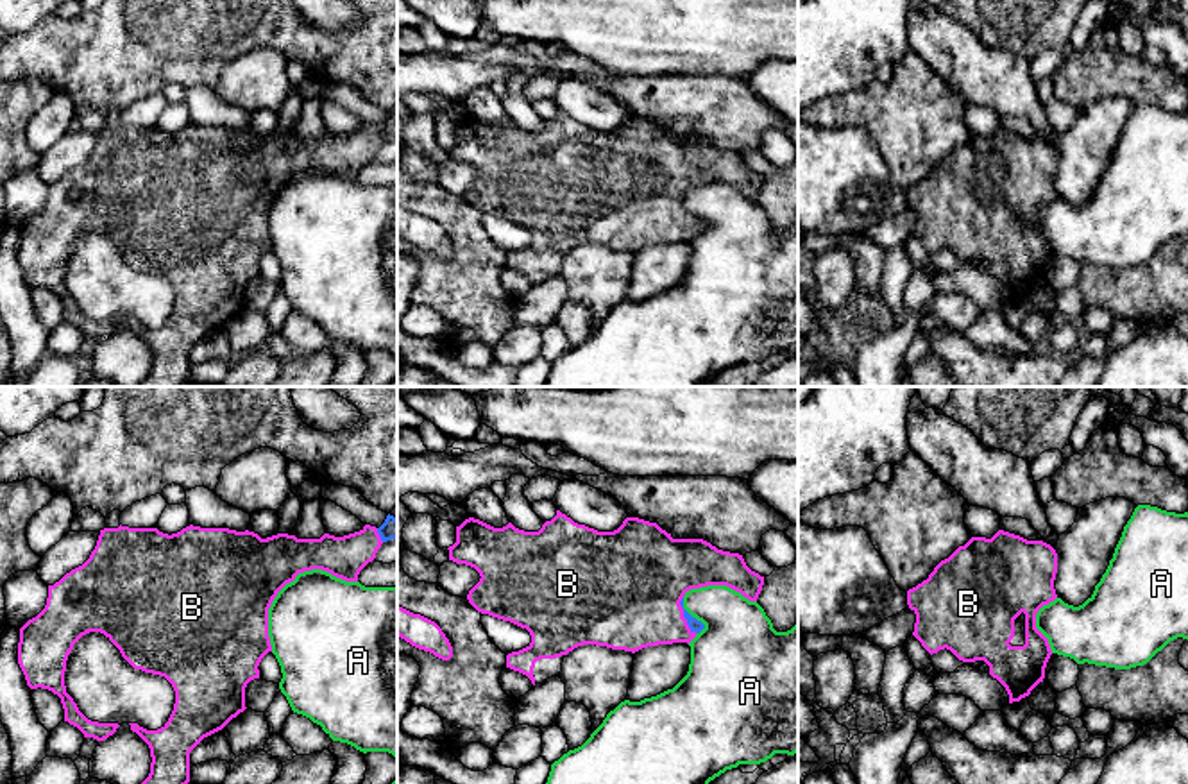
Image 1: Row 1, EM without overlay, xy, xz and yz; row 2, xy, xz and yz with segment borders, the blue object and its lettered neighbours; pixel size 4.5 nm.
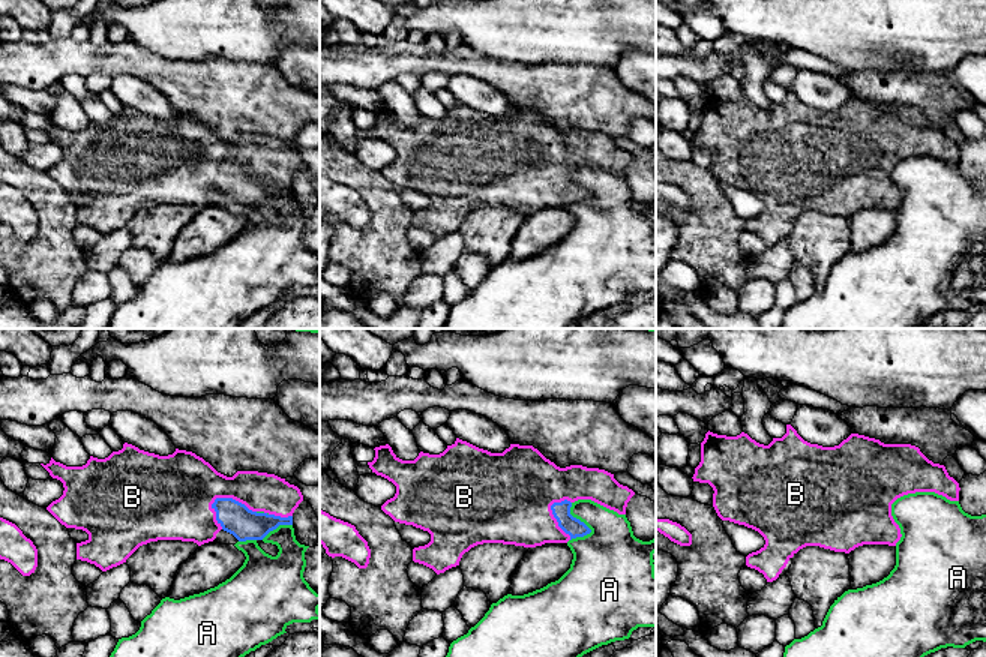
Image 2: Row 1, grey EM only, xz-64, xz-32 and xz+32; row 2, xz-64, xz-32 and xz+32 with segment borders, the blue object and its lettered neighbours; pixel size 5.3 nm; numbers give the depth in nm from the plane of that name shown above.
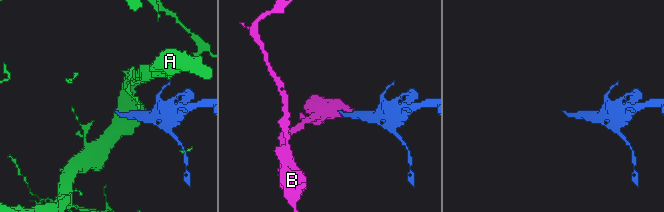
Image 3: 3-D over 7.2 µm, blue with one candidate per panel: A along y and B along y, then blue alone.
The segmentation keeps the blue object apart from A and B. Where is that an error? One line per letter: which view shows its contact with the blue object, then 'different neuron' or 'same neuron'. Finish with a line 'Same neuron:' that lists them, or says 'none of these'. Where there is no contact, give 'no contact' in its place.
A: contact in xz; different neuron
B: contact in xz; same neuron
Same neuron: B

